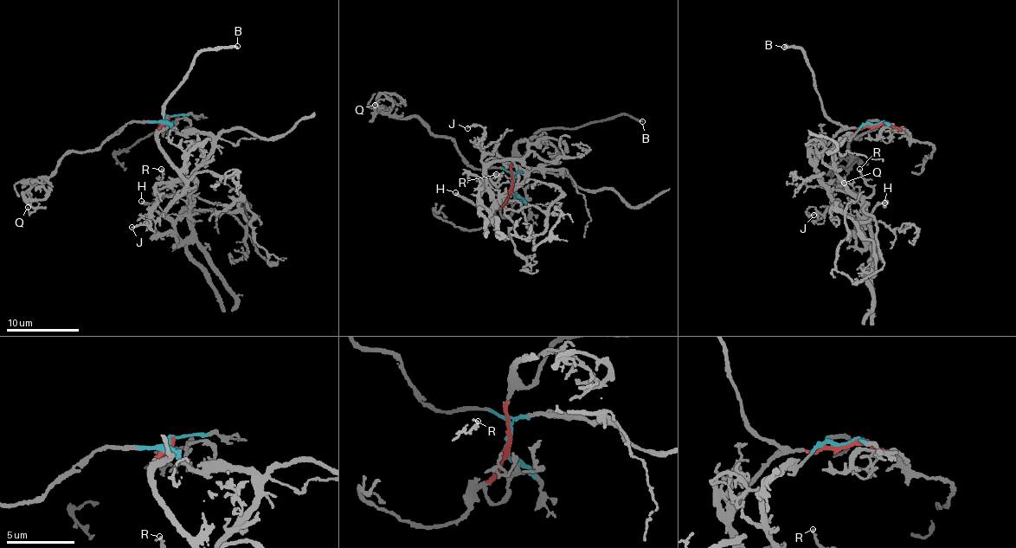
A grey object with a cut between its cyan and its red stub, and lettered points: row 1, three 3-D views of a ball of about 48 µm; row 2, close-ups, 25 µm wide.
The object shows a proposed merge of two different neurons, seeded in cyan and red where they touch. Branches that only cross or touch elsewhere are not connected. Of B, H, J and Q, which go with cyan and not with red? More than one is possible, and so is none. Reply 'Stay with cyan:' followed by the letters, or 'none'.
Stay with cyan: H, Q

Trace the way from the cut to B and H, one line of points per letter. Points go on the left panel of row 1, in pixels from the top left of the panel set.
B: (166, 120), (158, 127), (162, 129), (165, 125), (166, 99), (199, 53), (238, 47)
H: (166, 119), (180, 132), (208, 136), (211, 155), (195, 172), (192, 206), (186, 195), (140, 202)

